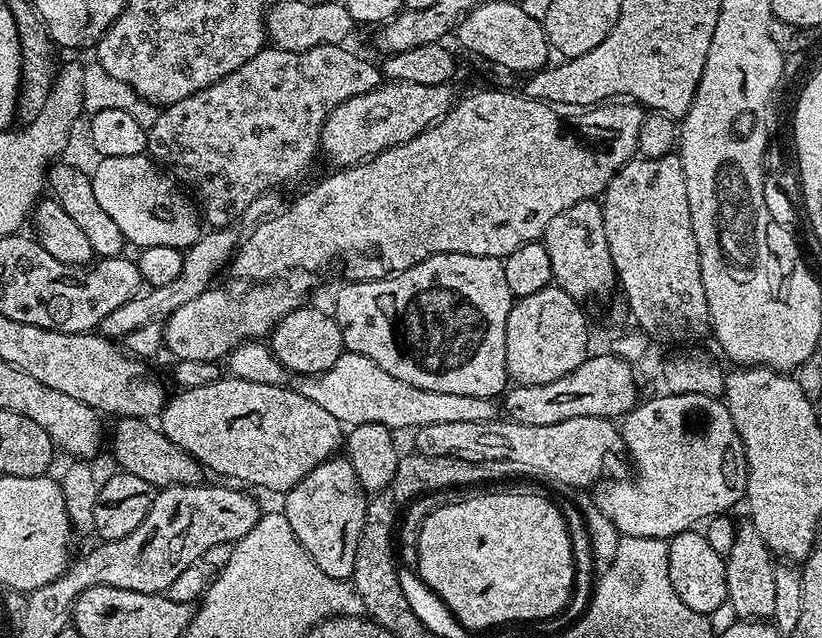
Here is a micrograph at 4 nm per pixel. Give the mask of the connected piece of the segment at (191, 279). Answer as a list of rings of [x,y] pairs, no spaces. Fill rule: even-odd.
[[[235,227],[218,228],[215,230],[205,231],[193,244],[184,252],[184,261],[182,262],[182,274],[178,274],[178,278],[174,278],[174,282],[168,283],[167,286],[158,286],[151,290],[141,291],[140,295],[130,298],[130,302],[125,302],[123,306],[118,306],[118,310],[110,310],[103,313],[102,319],[98,324],[98,332],[101,336],[108,337],[109,340],[116,342],[124,336],[130,334],[131,331],[138,330],[139,327],[147,326],[152,322],[164,322],[170,314],[174,314],[174,310],[178,310],[178,306],[186,306],[186,302],[191,302],[193,298],[198,298],[209,288],[213,287],[216,271],[220,267],[227,265],[231,261],[237,247],[238,236],[236,240]]]

